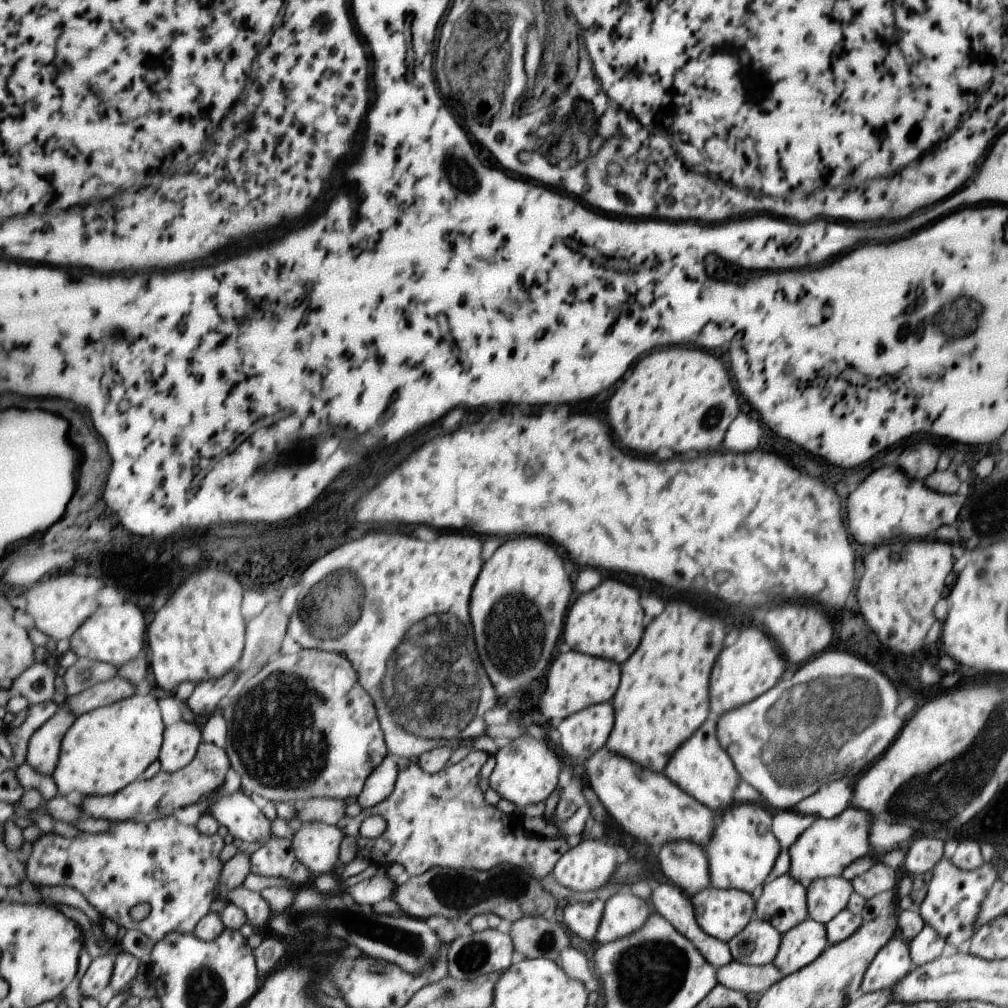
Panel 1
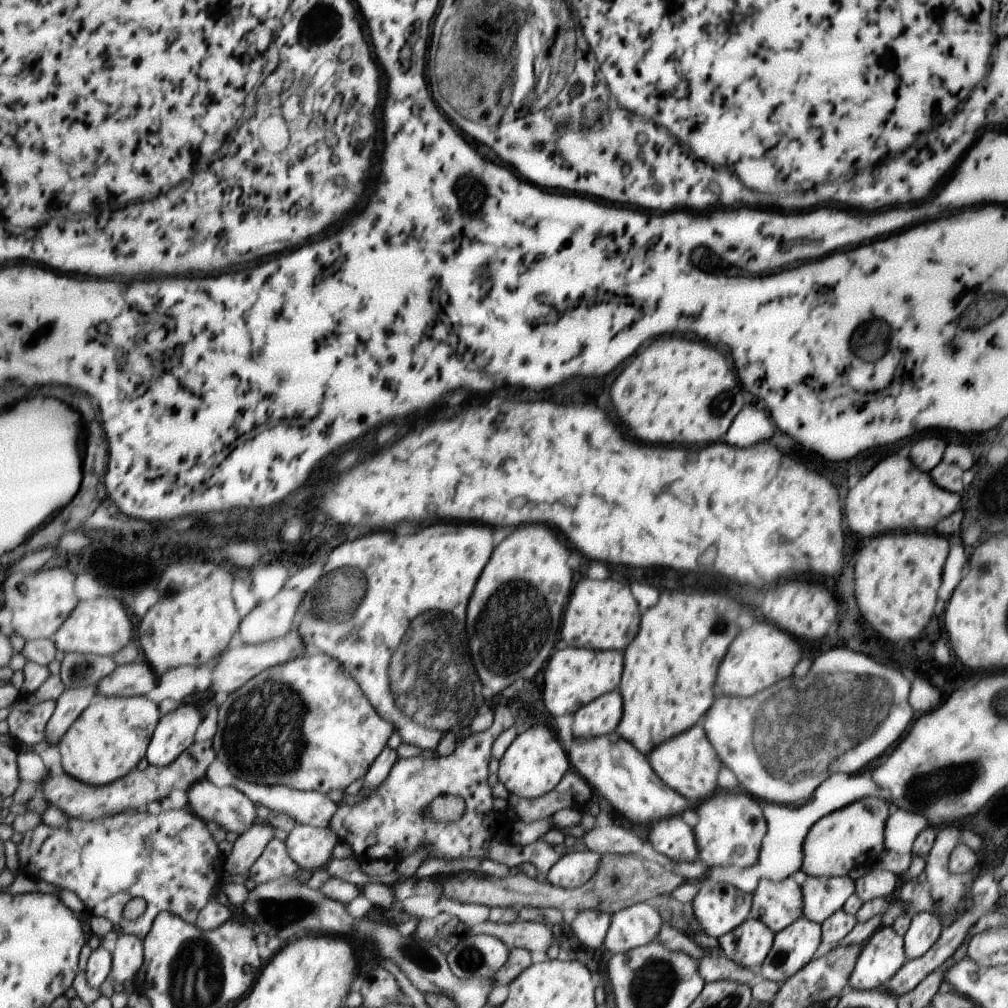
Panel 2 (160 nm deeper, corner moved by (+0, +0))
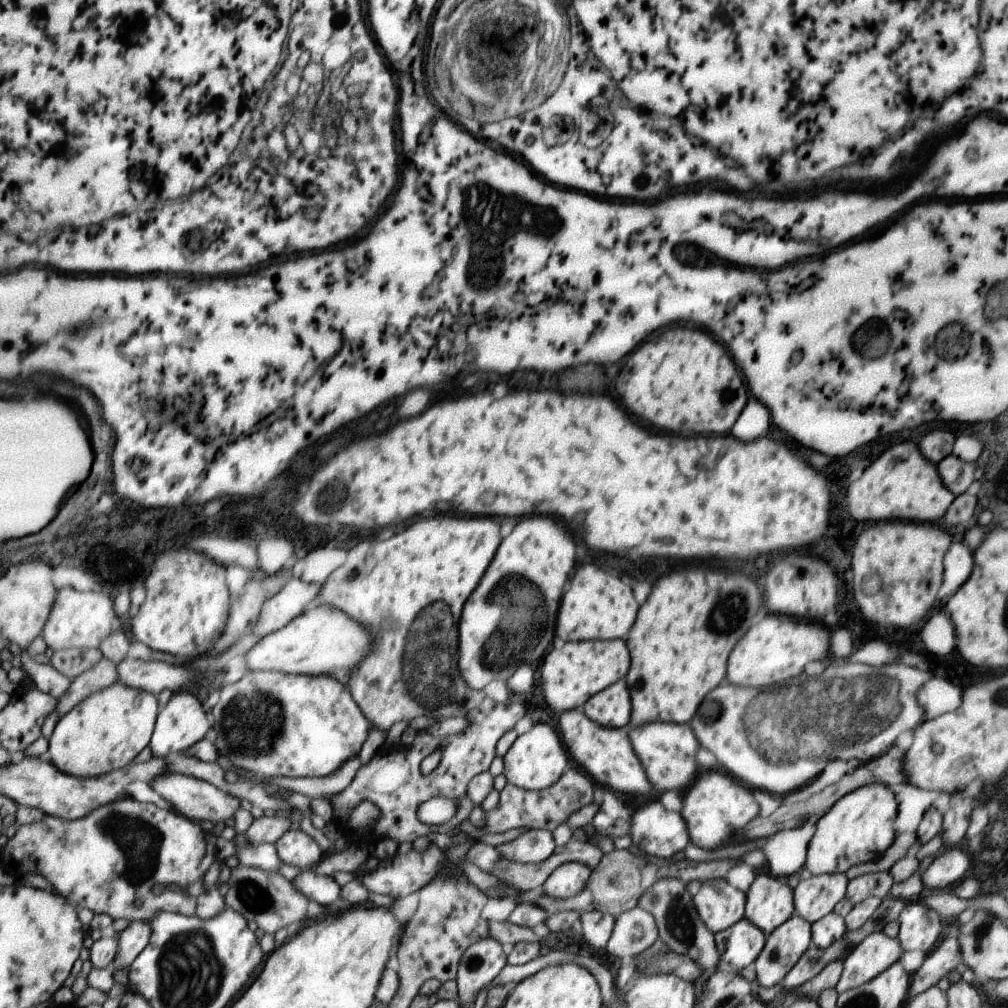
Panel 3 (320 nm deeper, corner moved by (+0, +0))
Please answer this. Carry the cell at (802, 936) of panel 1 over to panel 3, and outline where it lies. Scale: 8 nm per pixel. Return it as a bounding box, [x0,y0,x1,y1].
[753,914,812,988]

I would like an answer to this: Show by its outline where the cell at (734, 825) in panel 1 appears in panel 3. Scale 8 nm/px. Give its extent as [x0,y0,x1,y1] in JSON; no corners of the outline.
[681,770,759,850]

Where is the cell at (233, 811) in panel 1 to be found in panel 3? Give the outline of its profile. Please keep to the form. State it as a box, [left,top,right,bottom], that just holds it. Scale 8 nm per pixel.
[149,773,241,822]

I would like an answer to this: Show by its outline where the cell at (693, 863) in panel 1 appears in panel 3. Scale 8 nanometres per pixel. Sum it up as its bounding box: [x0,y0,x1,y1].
[629,800,689,862]

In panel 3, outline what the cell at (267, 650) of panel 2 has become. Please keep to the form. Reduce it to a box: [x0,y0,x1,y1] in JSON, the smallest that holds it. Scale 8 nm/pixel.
[247,603,373,683]

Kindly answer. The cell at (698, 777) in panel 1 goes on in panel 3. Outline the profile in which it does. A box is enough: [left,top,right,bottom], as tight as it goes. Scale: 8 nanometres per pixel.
[628,722,701,794]

